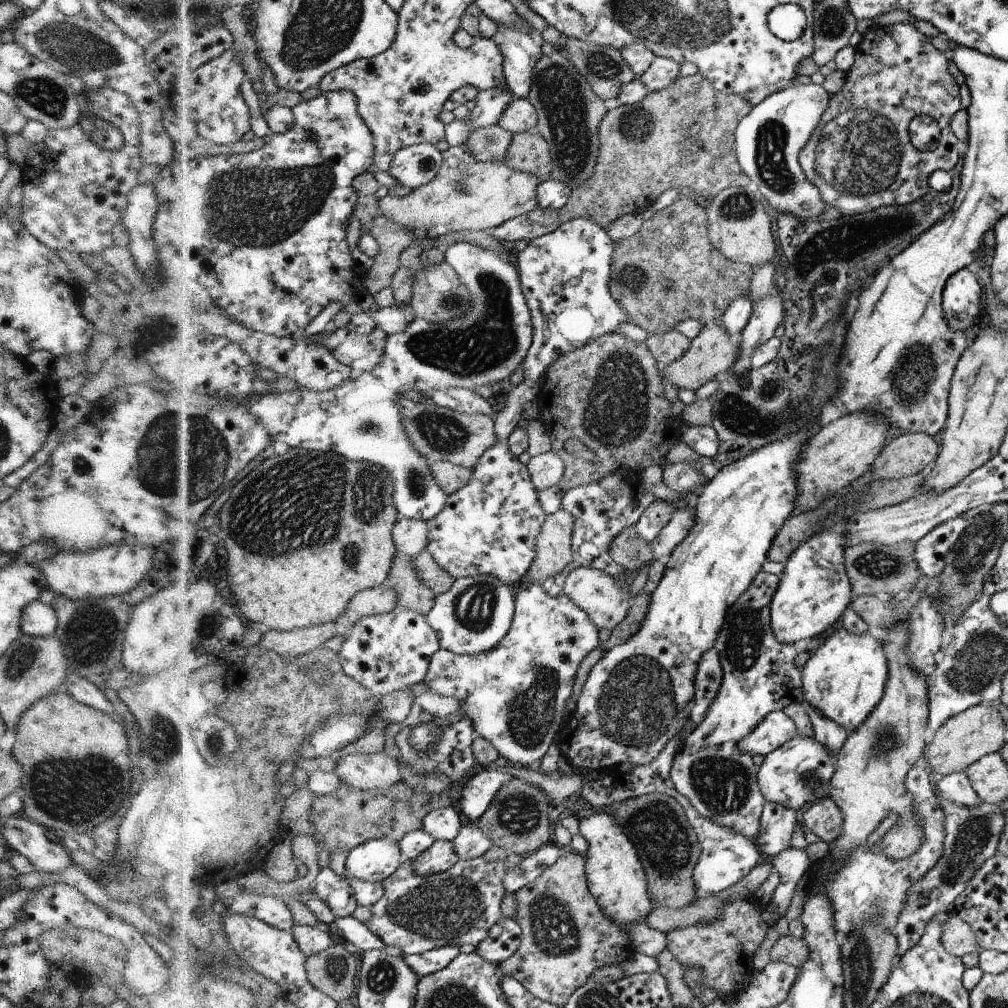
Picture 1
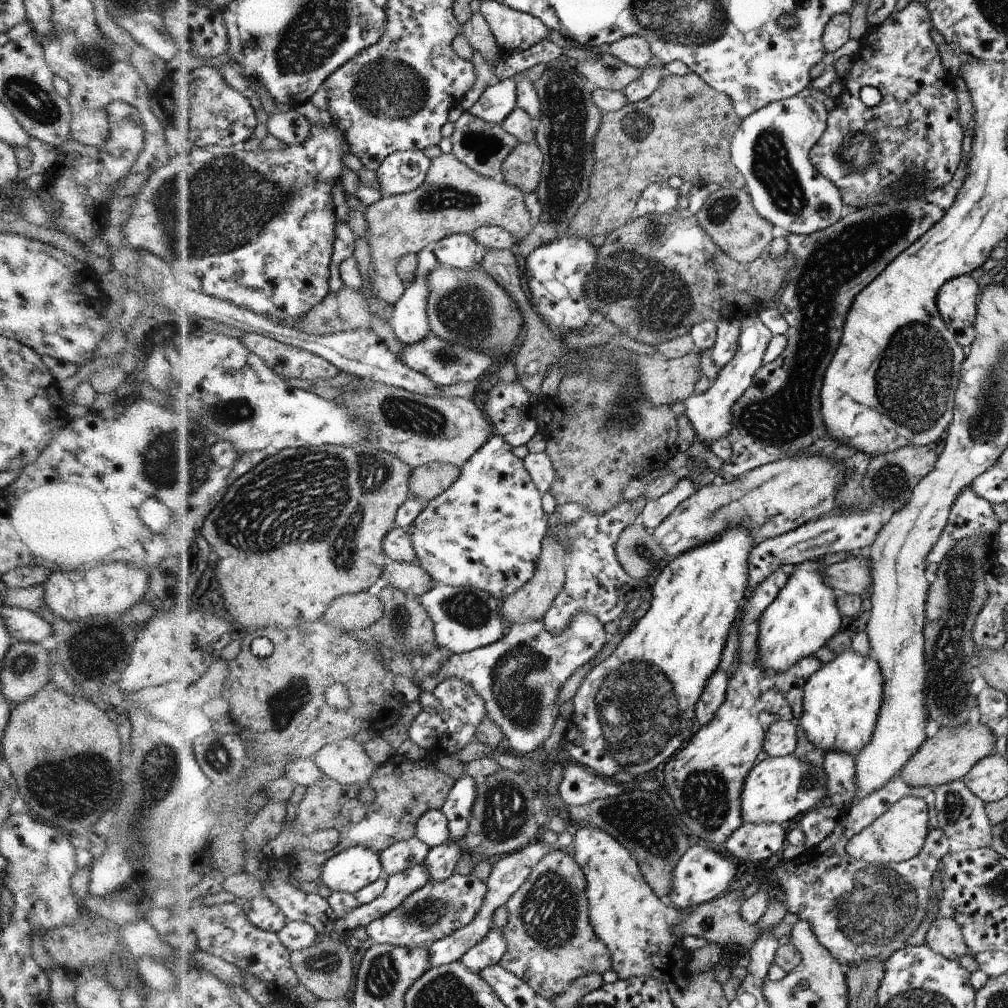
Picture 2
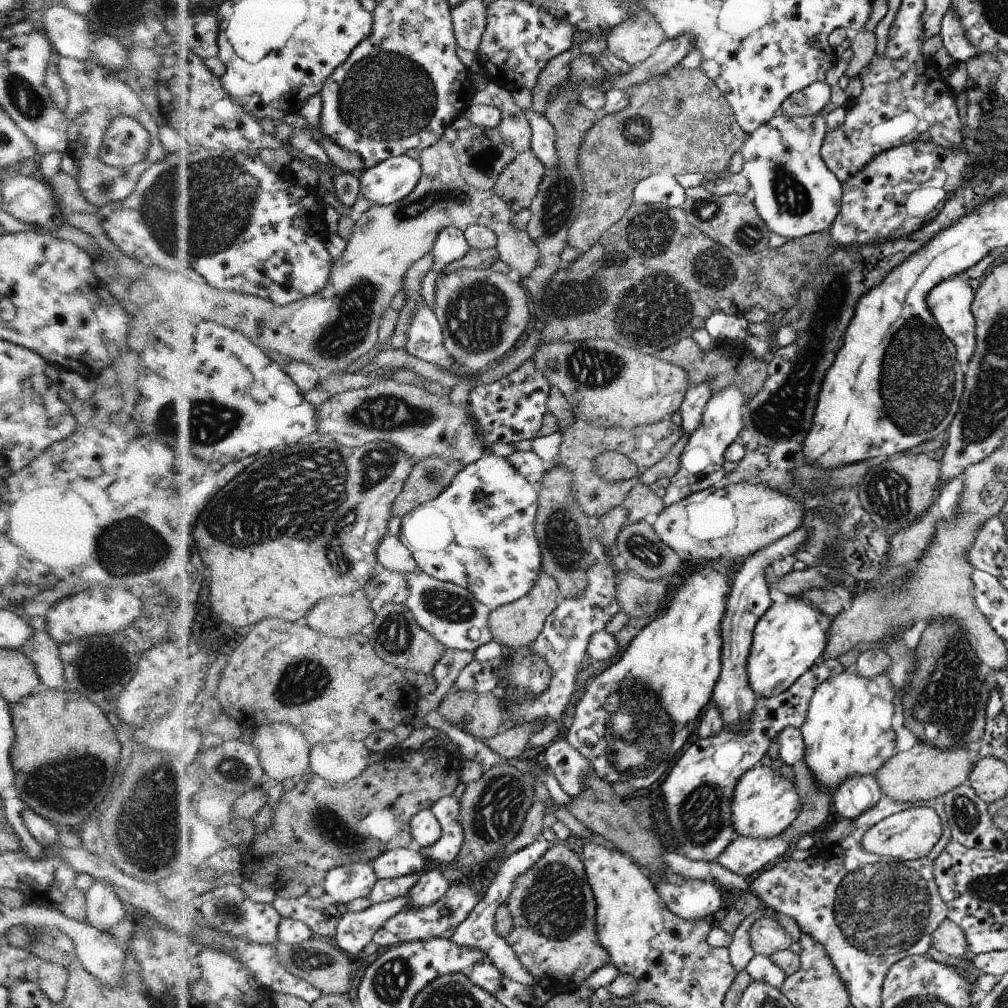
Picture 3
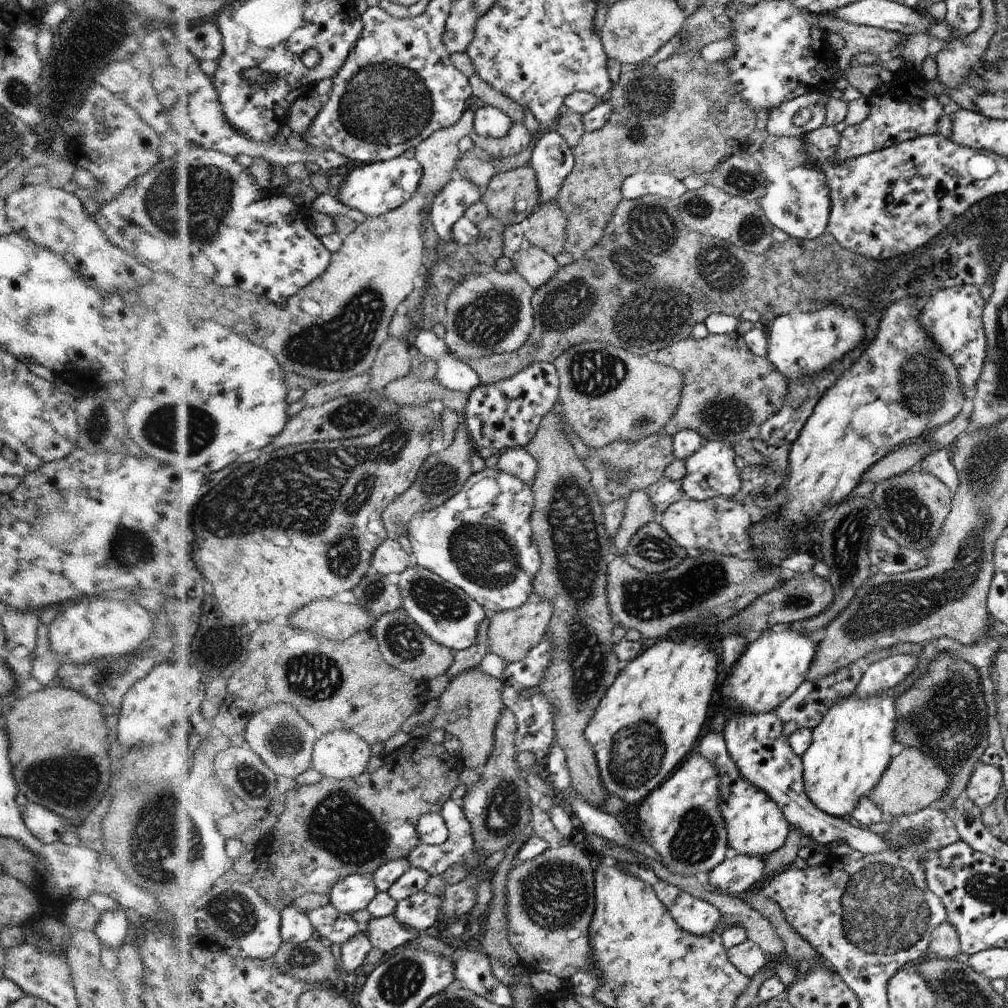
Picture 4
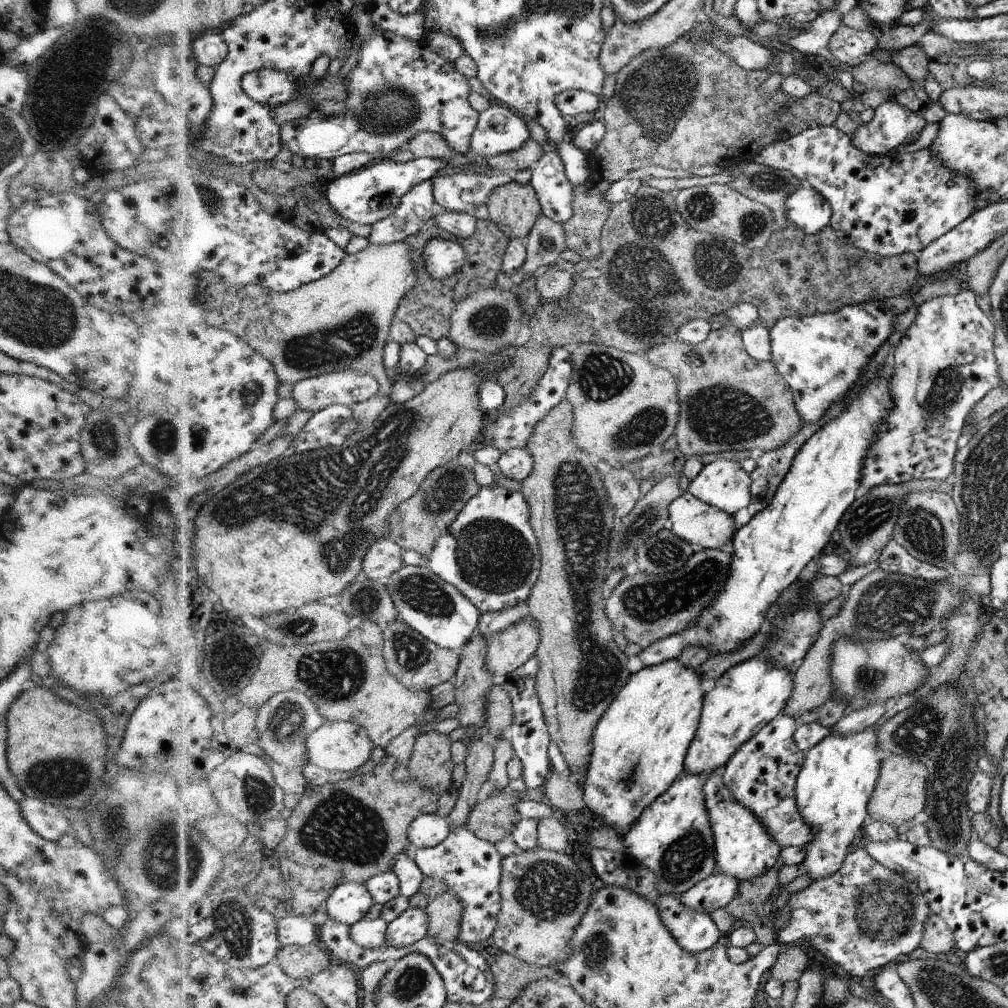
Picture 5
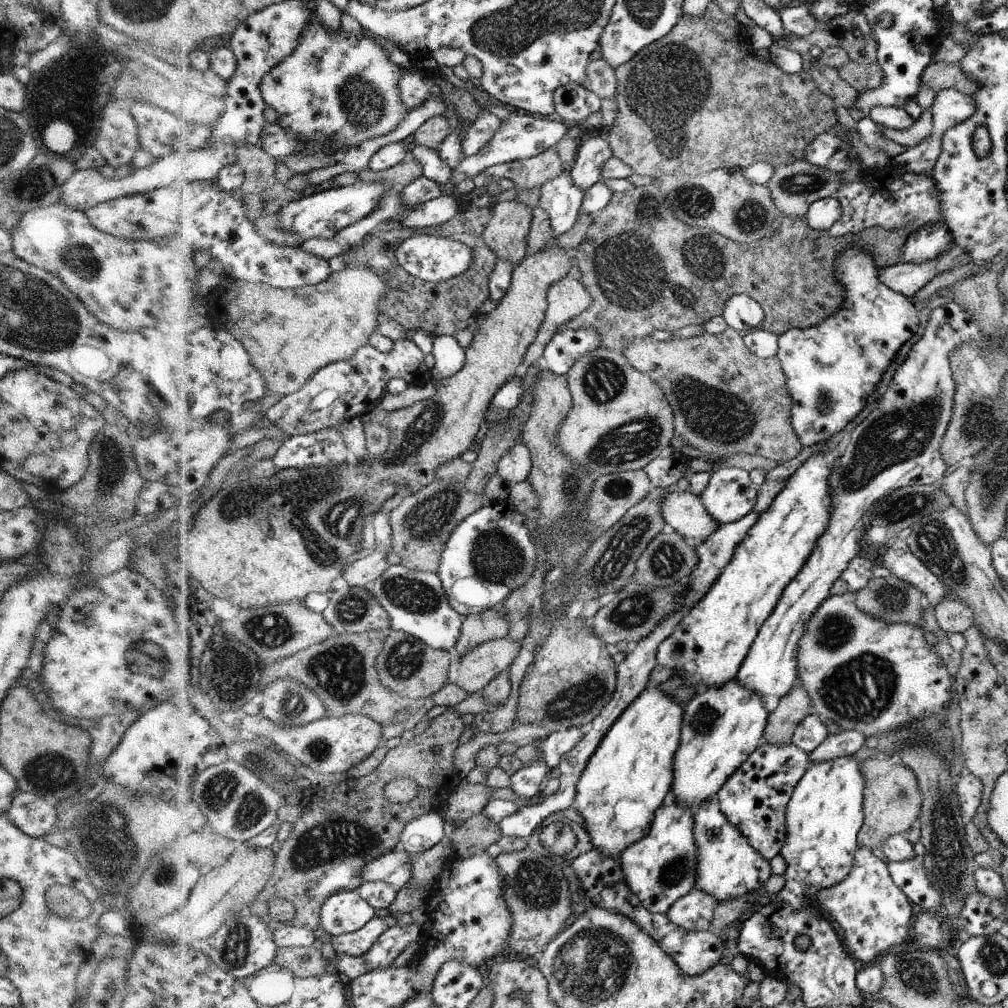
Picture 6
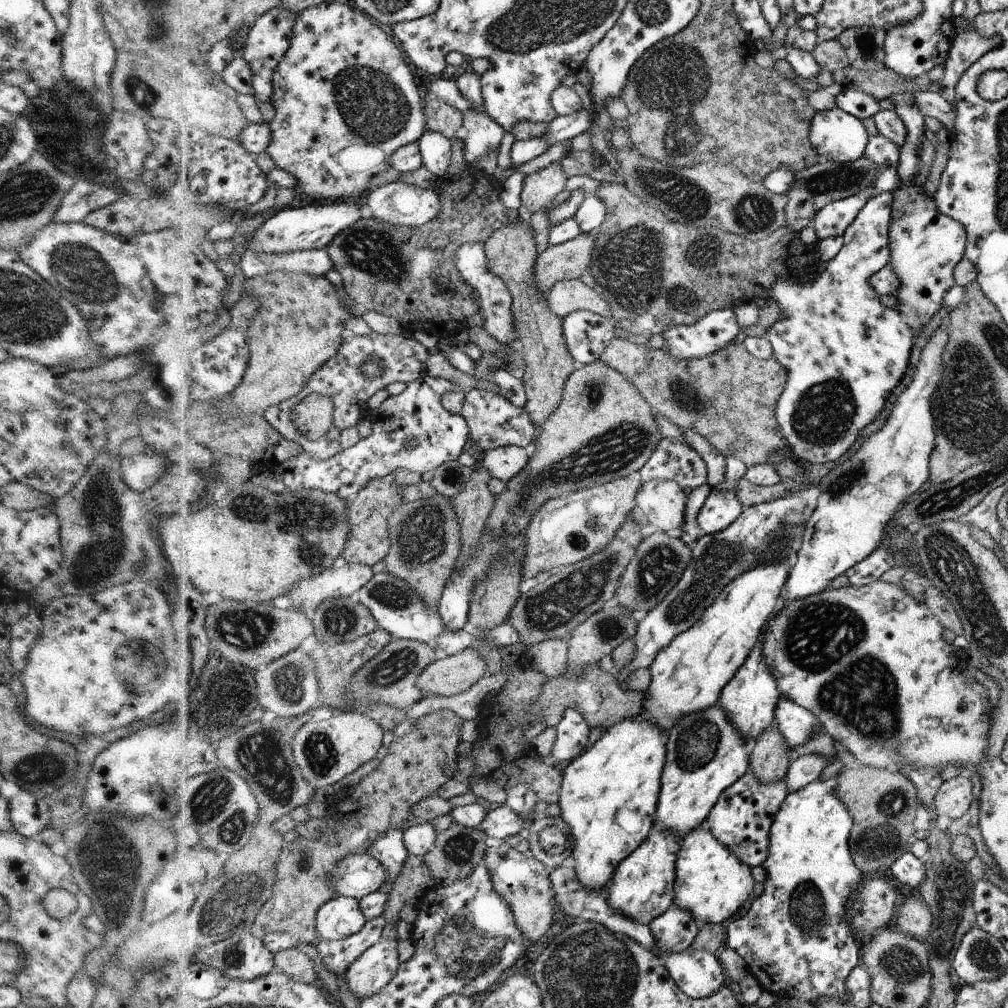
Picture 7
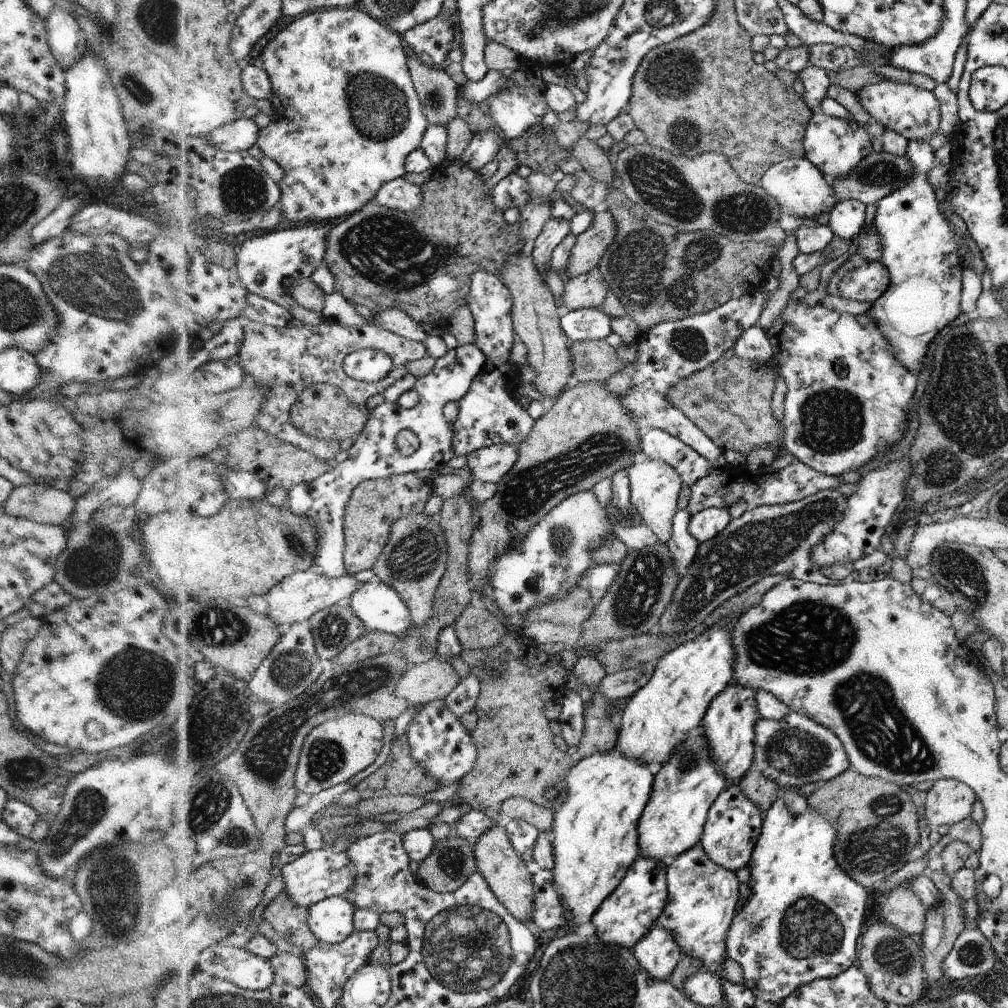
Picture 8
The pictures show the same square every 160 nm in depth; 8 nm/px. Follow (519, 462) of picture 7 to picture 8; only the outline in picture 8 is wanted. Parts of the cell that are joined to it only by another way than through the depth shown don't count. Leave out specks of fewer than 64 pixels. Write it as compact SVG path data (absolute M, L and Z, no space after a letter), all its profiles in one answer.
M501 443L467 455L467 466L474 479L497 484L518 458L516 445Z

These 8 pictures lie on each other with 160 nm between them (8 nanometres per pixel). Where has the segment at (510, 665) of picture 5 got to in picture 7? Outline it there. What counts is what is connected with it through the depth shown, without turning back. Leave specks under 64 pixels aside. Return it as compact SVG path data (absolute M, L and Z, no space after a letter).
M473 648L431 662L419 680L424 698L451 697L467 691L488 673L485 659Z

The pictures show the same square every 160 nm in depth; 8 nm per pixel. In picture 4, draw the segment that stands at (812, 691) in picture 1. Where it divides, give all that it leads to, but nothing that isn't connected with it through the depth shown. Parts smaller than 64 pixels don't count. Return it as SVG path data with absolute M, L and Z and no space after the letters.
M891 692L866 700L852 694L828 706L821 724L813 729L812 745L801 756L806 758L806 795L814 806L840 819L852 814L860 798L869 795L889 769L896 726L897 704Z

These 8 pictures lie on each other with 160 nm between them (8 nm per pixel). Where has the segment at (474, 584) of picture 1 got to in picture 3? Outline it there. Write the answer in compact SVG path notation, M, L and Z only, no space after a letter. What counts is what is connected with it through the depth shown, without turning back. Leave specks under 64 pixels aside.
M422 570L408 576L411 595L406 604L414 611L420 624L446 648L476 654L482 645L494 640L489 627L490 607L480 602L466 587L438 580Z

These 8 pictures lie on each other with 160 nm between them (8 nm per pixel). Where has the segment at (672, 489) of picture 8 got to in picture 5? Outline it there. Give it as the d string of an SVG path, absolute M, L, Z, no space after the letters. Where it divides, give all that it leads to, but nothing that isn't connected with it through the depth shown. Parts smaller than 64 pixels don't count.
M684 492L676 498L669 507L668 519L672 523L671 532L681 540L690 545L697 544L704 549L718 549L734 538L740 523L743 521L741 515L730 516L728 512L722 512L694 495Z

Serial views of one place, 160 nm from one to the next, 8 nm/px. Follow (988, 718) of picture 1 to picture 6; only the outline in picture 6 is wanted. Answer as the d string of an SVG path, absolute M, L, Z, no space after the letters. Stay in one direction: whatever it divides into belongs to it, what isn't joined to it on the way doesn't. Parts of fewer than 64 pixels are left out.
M881 756L868 759L861 764L862 774L866 778L865 801L862 804L865 812L865 824L858 834L858 847L866 846L870 850L879 850L879 844L894 834L904 835L912 828L918 818L920 806L924 805L921 788L916 782L914 770L897 759Z

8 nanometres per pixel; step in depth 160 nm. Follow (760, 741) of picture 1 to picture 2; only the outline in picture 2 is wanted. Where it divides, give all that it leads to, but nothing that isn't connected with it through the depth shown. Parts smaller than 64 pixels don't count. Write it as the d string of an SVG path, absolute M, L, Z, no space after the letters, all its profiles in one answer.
M793 721L773 722L767 731L764 750L770 757L785 757L792 755L797 748L799 738L798 724Z

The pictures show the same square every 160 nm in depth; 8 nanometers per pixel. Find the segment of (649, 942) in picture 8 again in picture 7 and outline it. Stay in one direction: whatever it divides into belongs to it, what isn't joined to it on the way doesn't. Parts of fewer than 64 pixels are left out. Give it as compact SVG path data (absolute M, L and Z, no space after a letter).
M673 906L649 927L660 953L682 953L696 940L702 926L689 912Z

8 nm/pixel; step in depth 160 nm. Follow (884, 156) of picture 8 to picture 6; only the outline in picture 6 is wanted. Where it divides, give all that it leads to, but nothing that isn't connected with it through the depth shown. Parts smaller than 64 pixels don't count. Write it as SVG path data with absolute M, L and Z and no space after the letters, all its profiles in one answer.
M797 161L774 169L774 174L764 186L770 189L770 196L774 199L774 206L778 208L780 217L795 219L805 217L812 202L832 196L840 186L840 178L832 170L824 170L808 162Z

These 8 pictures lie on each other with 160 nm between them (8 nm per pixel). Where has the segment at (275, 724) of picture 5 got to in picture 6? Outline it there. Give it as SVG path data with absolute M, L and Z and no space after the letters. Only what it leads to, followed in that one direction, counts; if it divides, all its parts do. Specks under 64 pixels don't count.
M276 680L276 682L272 682L264 692L262 707L258 711L272 722L286 724L292 728L308 726L308 724L318 722L329 715L328 708L324 706L322 698L312 688L308 688L306 684L302 684L298 680Z

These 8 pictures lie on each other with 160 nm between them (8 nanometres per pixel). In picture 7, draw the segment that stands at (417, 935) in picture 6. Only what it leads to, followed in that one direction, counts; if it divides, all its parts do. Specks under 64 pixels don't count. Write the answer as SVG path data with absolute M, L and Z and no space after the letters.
M399 938L384 939L353 964L345 980L360 1002L383 991L396 978L402 963Z

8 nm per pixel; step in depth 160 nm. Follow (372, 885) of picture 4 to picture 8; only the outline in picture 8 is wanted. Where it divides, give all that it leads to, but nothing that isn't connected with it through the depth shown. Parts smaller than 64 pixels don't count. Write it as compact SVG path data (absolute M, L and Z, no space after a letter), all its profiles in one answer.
M331 897L311 908L310 927L321 943L340 944L355 934L357 907L346 897Z

